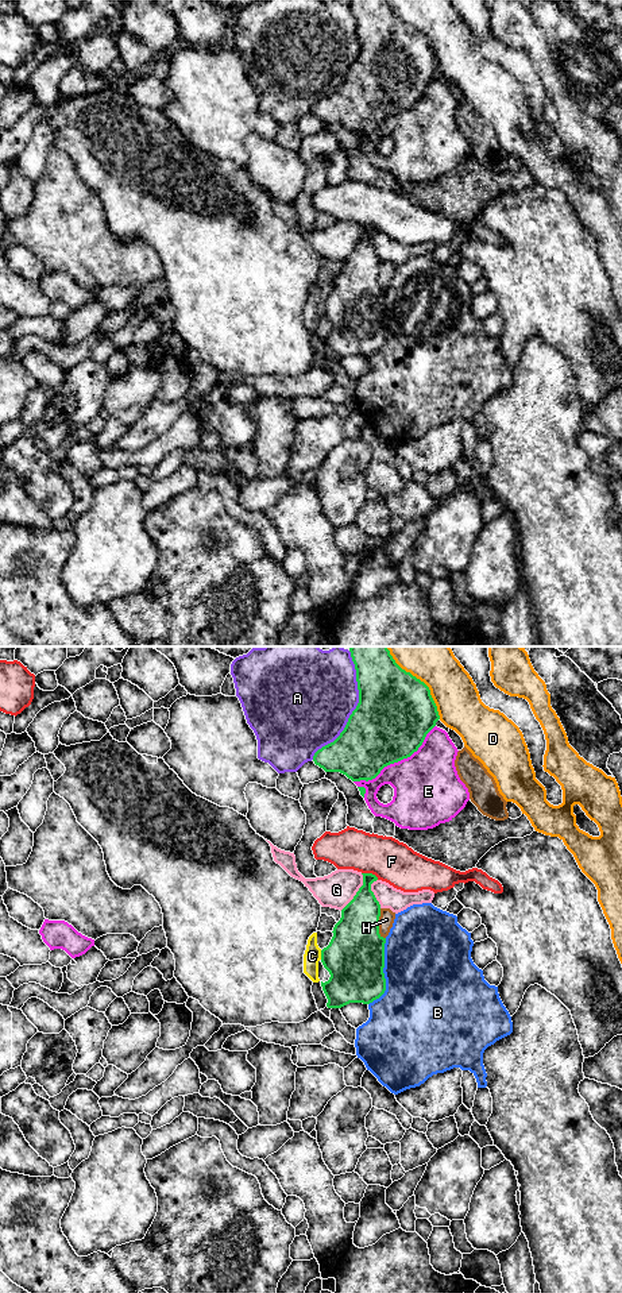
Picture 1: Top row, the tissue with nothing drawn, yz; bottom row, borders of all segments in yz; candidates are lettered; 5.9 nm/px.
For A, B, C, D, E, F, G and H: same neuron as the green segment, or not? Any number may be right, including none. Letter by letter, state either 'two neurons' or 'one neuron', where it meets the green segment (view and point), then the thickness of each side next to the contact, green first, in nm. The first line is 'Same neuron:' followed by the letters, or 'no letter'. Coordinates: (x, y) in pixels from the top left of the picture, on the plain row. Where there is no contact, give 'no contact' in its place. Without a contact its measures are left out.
Same neuron: no letter
A: two neurons; contact yz (356, 60); calibres 460 and 480 nm
B: two neurons; contact yz (383, 325); calibres 360 and 500 nm
C: two neurons; contact yz (321, 307); calibres 360 and 100 nm
D: two neurons; contact yz (420, 33); calibres 460 and 260 nm
E: two neurons; contact yz (397, 114); calibres 460 and 400 nm
F: two neurons; contact yz (370, 226); calibres 220 and 260 nm
G: two neurons; contact yz (356, 244); calibres 280 and 200 nm
H: two neurons; contact yz (378, 276); calibres 360 and 90 nm

